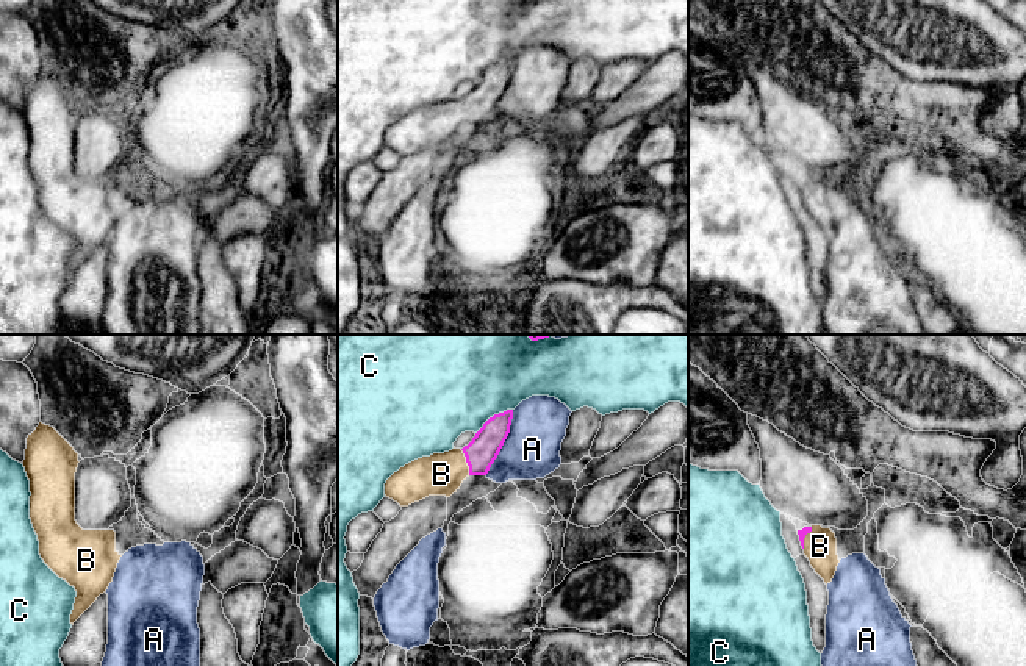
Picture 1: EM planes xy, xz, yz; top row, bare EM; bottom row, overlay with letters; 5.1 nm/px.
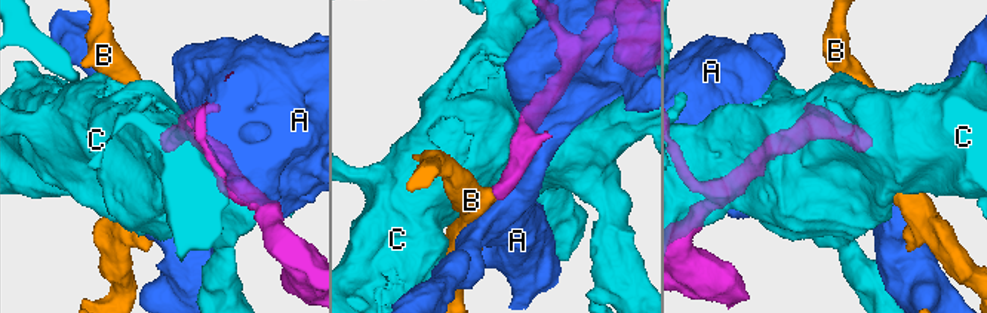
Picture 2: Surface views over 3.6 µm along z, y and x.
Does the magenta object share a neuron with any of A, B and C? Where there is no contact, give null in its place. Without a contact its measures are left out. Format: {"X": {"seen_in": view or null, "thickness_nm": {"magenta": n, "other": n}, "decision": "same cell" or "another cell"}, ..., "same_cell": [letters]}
{"A": {"seen_in": "xz", "thickness_nm": {"magenta": 160, "other": 280}, "decision": "another cell"}, "B": {"seen_in": "xz", "thickness_nm": {"magenta": 160, "other": 220}, "decision": "same cell"}, "C": {"seen_in": "xz", "thickness_nm": {"magenta": 160, "other": 440}, "decision": "another cell"}, "same_cell": ["B"]}

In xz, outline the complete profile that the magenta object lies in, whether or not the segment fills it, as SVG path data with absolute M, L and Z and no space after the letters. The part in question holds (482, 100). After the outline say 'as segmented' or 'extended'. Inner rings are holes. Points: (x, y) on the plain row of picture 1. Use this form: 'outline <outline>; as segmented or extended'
outline M513 59L494 64L463 98L418 108L385 133L385 145L408 156L429 145L450 147L469 125L486 125L497 108L513 69Z; extended

